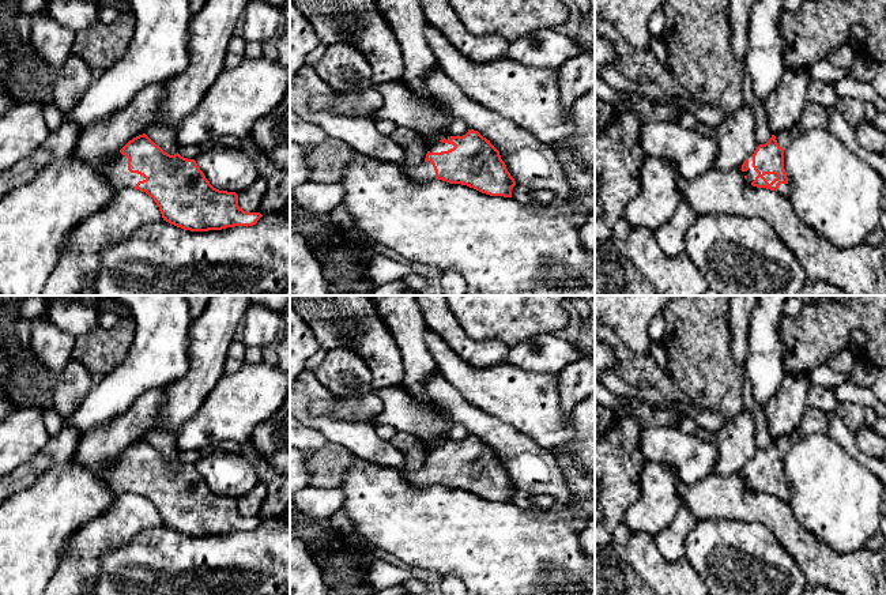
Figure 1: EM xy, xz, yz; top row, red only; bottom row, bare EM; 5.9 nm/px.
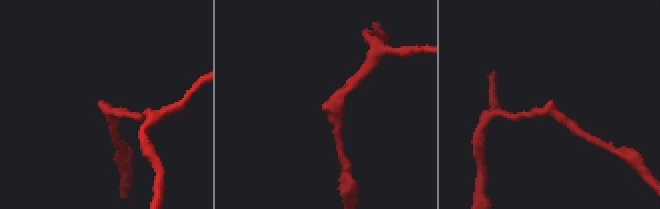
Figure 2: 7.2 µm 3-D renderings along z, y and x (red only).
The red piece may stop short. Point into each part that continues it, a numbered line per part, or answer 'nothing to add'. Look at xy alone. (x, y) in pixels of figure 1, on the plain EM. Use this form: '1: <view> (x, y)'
1: xy (116, 473)

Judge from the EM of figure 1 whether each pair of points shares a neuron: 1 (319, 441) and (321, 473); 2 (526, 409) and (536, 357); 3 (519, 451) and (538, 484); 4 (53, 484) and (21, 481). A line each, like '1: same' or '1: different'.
1: different
2: different
3: same
4: different

